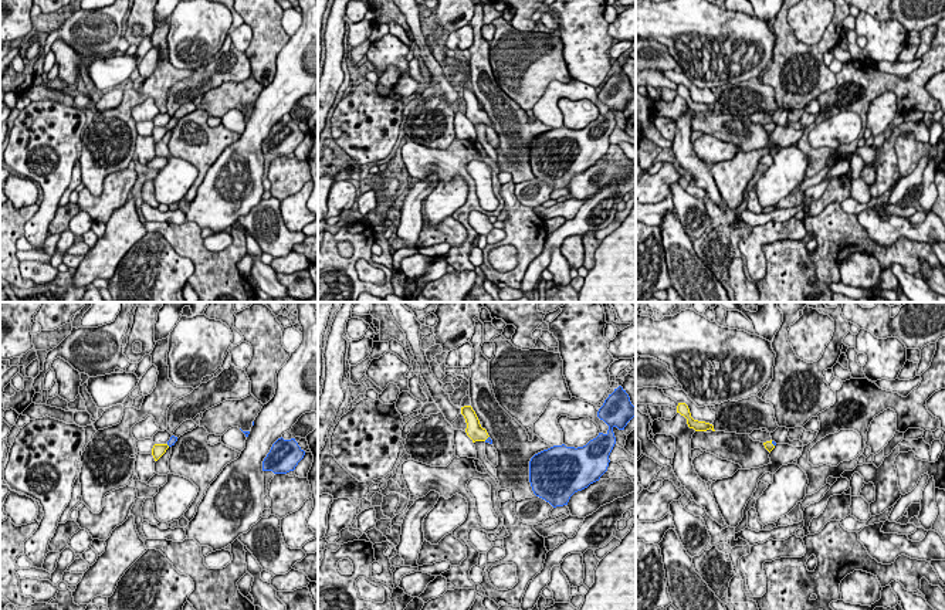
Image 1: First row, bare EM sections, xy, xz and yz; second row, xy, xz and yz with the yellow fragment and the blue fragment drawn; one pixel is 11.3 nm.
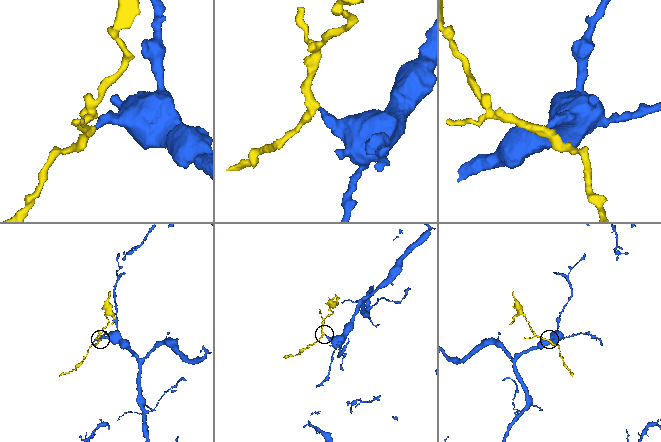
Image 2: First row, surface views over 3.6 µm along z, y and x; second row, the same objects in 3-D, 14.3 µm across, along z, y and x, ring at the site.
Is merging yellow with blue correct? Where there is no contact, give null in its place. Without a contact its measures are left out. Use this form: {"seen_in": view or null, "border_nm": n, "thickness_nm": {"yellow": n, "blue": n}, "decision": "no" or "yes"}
{"seen_in": "xz", "border_nm": 80, "thickness_nm": {"yellow": 190, "blue": 60}, "decision": "yes"}

